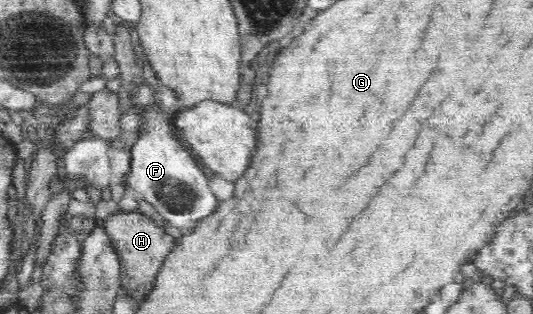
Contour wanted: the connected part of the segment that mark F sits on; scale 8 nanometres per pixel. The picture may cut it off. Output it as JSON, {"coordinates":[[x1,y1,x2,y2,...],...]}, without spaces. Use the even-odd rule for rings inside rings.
{"coordinates":[[168,110,148,114,144,126,146,132,132,148,132,167,127,184,149,202,170,226,184,231,194,230,204,218,215,212,218,200,210,192,202,168,198,168,190,152,174,140,172,116,166,116,166,112]]}

